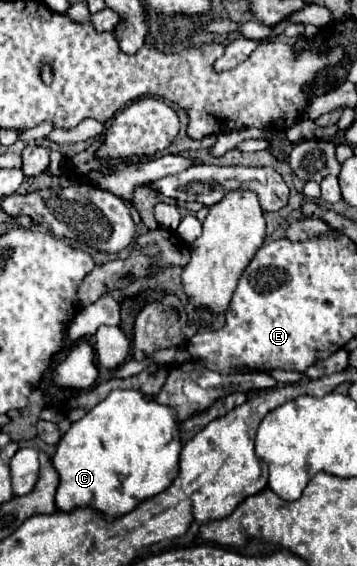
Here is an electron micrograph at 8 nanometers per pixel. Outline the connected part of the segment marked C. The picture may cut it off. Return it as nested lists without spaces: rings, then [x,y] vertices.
[[[112,390],[60,438],[52,464],[60,476],[56,510],[90,508],[106,522],[132,512],[140,502],[160,494],[176,478],[182,442],[174,410],[148,400],[138,390]]]

